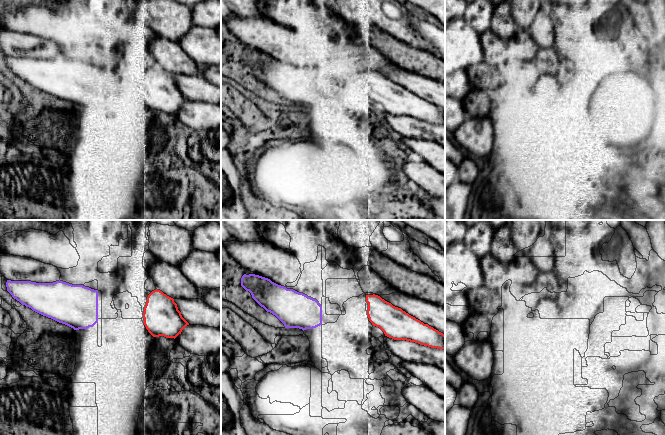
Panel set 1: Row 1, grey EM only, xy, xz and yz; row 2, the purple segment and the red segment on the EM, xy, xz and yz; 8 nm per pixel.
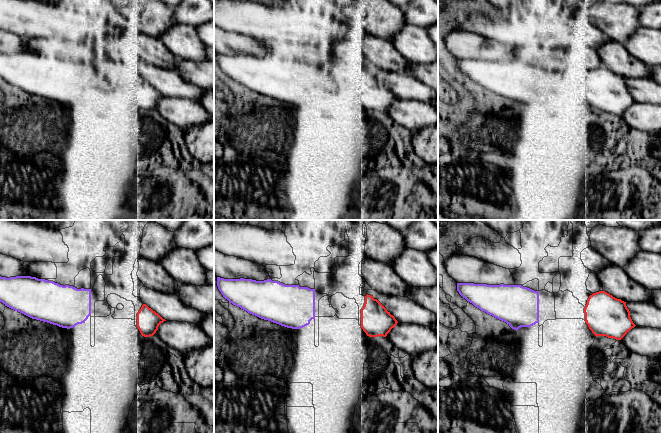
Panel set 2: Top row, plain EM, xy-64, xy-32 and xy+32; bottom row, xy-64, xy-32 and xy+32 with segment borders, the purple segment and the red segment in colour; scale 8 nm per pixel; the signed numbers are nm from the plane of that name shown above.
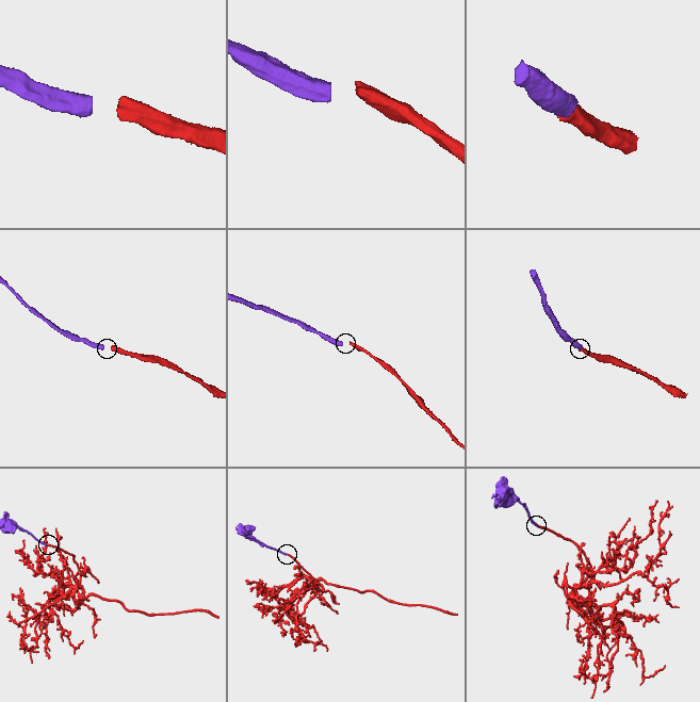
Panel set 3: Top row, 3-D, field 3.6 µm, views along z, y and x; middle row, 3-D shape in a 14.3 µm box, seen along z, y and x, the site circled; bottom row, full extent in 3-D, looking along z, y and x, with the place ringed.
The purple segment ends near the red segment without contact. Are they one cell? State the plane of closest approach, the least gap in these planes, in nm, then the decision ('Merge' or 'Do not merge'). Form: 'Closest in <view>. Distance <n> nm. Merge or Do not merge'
Closest in xz. Distance 360 nm. Merge

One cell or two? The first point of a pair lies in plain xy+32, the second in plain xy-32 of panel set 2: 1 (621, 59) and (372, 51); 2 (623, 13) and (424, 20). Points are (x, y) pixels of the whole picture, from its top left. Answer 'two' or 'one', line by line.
1: one
2: two

